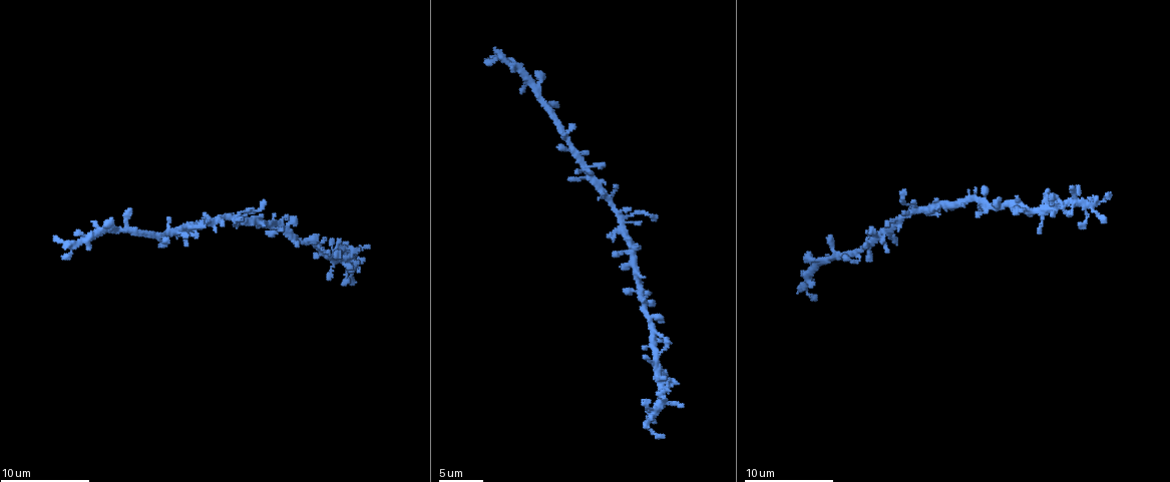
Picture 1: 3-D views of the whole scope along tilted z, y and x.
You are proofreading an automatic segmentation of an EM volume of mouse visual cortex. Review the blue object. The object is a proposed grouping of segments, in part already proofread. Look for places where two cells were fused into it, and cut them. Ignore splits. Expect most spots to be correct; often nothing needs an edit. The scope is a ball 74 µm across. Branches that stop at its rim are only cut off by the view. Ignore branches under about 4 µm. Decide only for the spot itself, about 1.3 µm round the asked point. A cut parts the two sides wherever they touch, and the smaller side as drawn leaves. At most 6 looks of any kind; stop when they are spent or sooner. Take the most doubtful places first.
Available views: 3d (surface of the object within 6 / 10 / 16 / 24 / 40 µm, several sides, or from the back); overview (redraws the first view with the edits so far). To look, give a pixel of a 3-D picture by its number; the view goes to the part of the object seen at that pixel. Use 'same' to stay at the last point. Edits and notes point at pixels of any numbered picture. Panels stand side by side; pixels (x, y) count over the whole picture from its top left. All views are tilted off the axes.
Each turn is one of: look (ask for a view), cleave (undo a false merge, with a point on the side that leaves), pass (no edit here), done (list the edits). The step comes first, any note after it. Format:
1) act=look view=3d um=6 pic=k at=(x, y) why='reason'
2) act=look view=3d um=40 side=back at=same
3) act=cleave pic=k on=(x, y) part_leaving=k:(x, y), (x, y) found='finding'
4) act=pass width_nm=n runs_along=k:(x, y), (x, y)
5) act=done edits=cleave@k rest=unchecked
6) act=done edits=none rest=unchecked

act=look view=3d um=16 pic=1 at=(236, 216) why='small branch off a trunk'

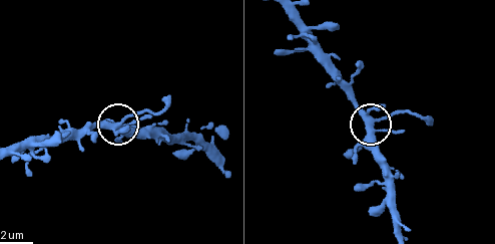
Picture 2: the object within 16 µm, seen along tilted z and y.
act=look view=3d um=16 side=back pic=2 at=(368, 119)

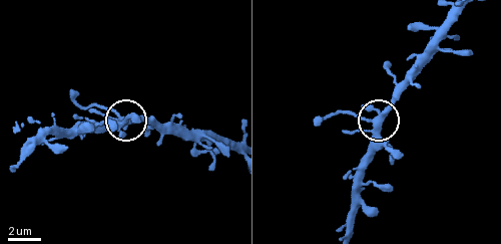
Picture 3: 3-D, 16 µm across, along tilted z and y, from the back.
act=pass runs_along=3:(379, 144), (377, 123), (356, 113), (337, 113) found='continuous, no second cell'

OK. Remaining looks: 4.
act=look view=3d um=6 pic=1 at=(653, 410) why='four-way junction'

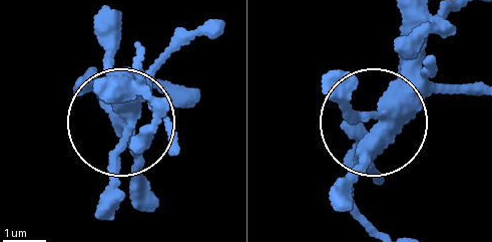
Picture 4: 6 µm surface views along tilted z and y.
act=pass runs_along=4:(401, 14), (405, 90), (391, 110), (373, 118), (322, 95) found='continuous, no second cell'

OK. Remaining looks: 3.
act=look view=3d um=6 pic=1 at=(645, 314) why='three arms meet'

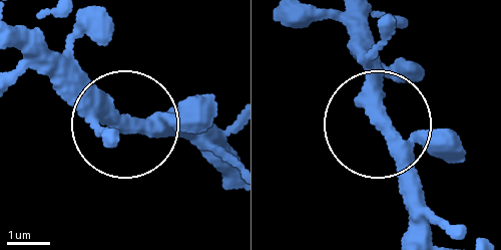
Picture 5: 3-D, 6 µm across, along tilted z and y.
act=look view=3d um=6 side=back pic=5 at=(130, 127)

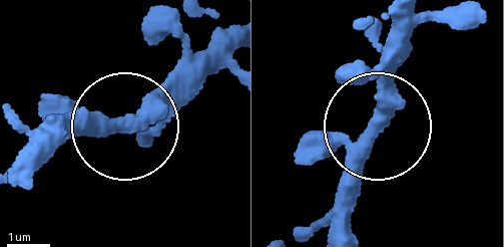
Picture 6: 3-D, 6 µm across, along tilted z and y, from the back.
act=pass arms=3 found='continuous, no second cell'

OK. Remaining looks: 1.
act=done edits=none rest=unchecked

